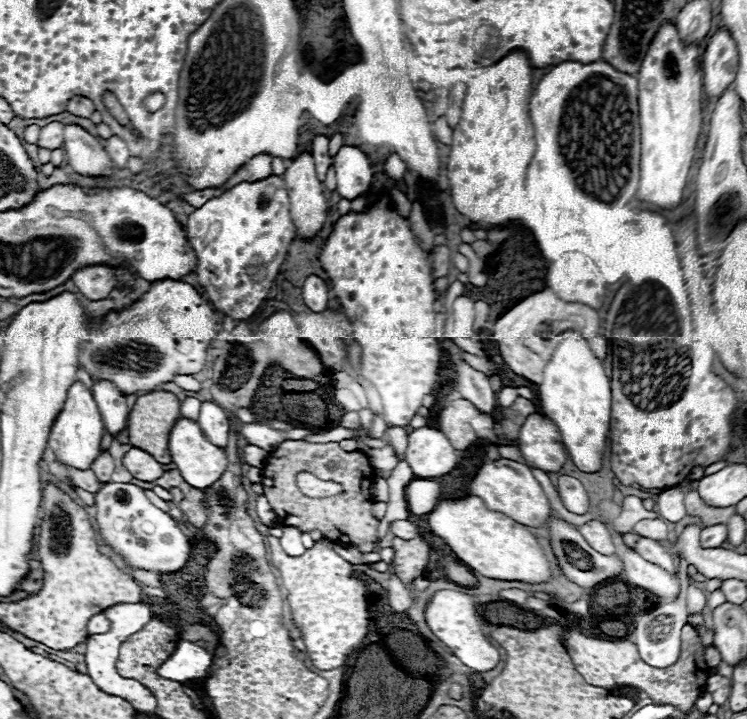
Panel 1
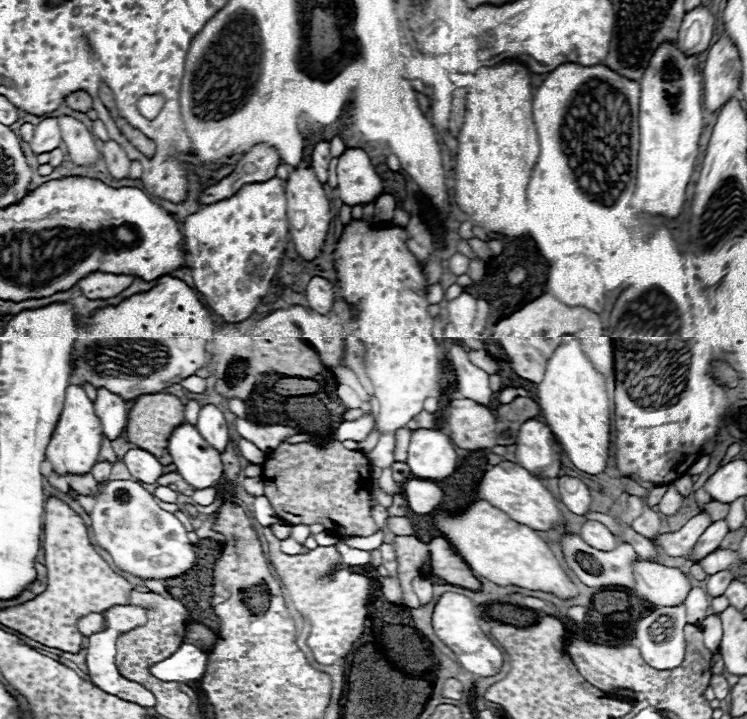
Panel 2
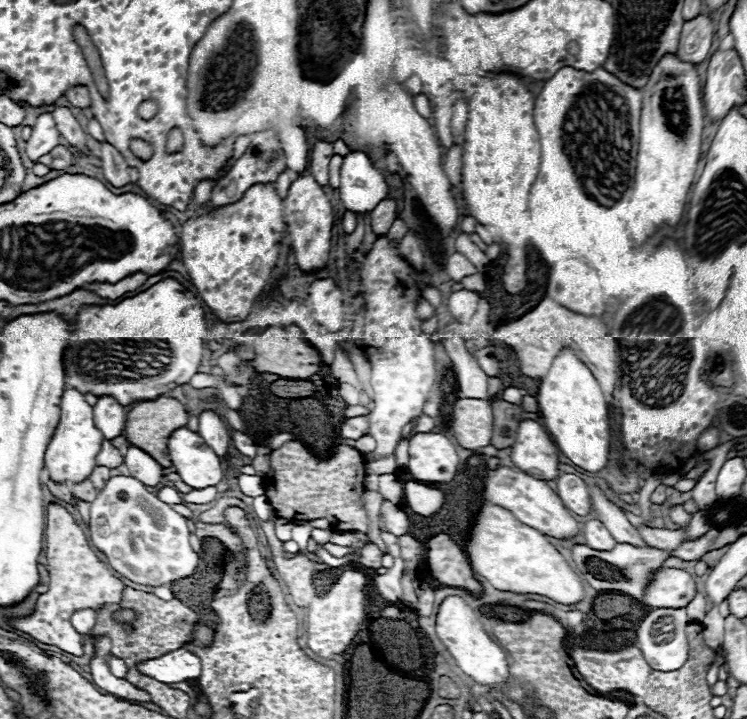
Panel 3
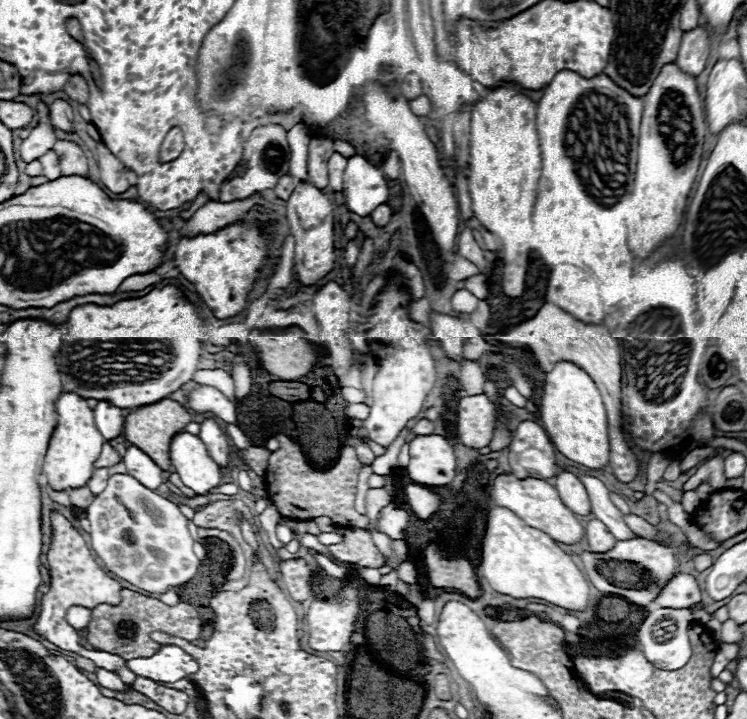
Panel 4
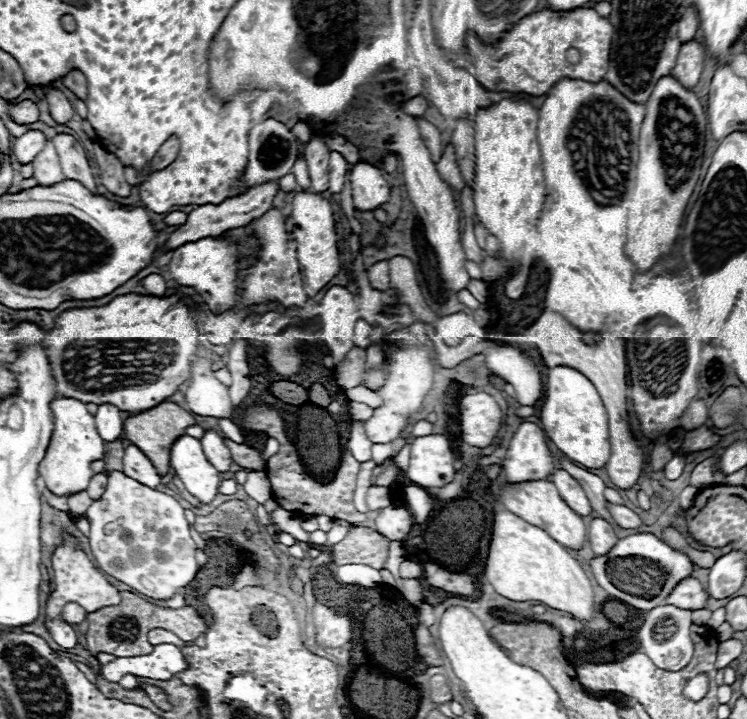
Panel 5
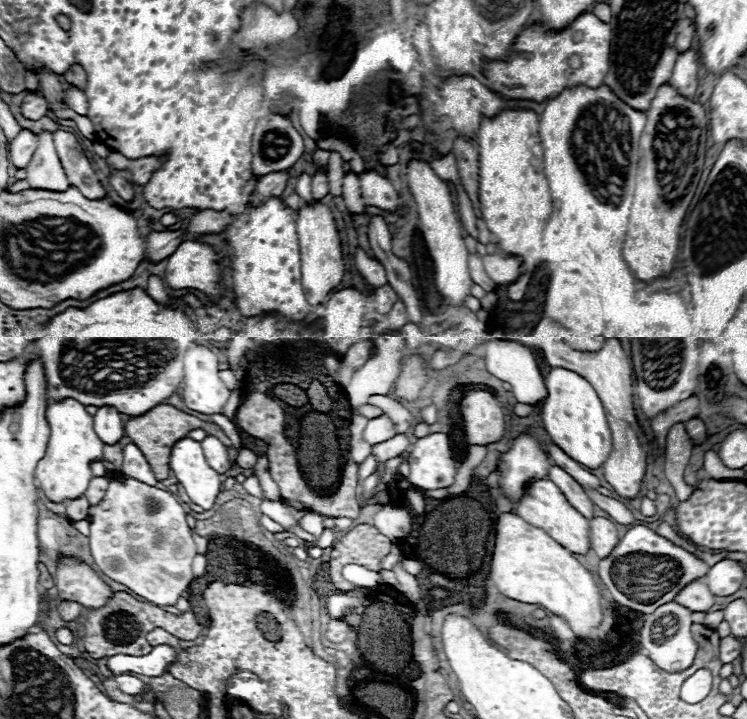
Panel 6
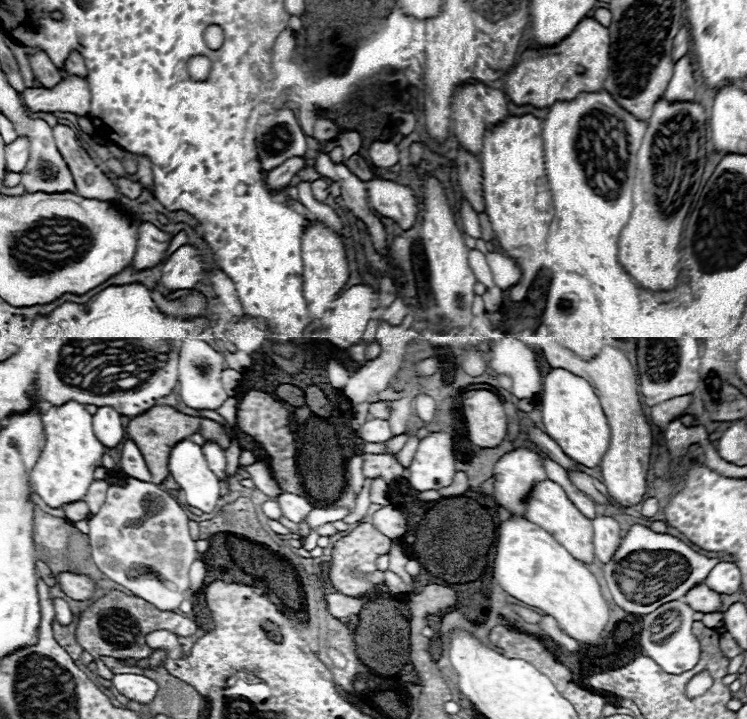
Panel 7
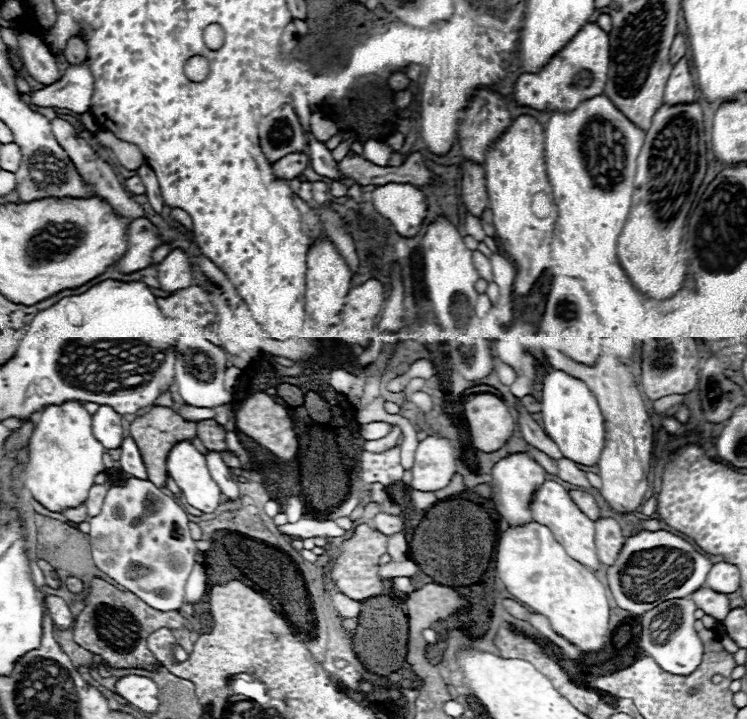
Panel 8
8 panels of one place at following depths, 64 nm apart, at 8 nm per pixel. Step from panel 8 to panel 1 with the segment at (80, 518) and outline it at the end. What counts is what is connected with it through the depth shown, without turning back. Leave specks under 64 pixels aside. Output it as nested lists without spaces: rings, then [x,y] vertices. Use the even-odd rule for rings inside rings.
[[[68,468],[68,478],[70,478],[72,486],[78,486],[78,488],[82,488],[86,492],[96,494],[100,490],[100,480],[94,476],[92,470],[74,470],[74,468]]]

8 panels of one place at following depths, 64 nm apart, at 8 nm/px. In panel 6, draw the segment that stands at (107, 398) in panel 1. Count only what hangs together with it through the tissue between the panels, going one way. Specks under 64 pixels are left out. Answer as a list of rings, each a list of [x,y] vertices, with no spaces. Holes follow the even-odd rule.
[[[102,406],[94,414],[94,432],[104,444],[116,444],[124,436],[124,424],[120,412],[112,406]]]

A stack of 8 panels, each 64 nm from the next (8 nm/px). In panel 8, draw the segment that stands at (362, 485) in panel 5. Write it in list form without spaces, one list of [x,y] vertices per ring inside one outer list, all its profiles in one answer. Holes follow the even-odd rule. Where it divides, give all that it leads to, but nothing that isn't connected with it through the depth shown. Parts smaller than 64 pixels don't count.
[[[394,446],[386,452],[360,452],[362,464],[362,480],[366,484],[380,482],[384,486],[396,484],[402,480],[404,468],[400,466],[400,446]]]

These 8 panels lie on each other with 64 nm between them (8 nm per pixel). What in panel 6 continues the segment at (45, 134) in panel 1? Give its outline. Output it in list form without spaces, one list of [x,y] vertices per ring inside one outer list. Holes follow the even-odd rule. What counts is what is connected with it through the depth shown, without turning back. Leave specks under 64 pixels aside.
[[[22,130],[18,138],[14,138],[8,144],[8,160],[14,168],[26,168],[34,150],[36,150],[36,134],[30,130]]]

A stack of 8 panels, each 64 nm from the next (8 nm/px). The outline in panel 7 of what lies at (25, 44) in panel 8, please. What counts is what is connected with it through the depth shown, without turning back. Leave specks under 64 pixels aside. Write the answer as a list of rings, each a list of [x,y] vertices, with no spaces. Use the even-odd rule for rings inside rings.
[[[44,50],[26,52],[26,56],[28,56],[28,62],[30,62],[30,66],[32,66],[34,78],[36,78],[42,86],[50,88],[50,86],[56,86],[56,84],[62,80],[62,70],[52,64],[52,60],[48,58],[48,54],[46,54]]]

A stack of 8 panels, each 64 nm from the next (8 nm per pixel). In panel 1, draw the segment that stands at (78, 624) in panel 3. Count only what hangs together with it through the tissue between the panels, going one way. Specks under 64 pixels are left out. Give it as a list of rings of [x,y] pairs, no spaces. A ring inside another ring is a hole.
[[[94,614],[94,616],[88,620],[88,624],[86,624],[88,634],[102,634],[102,632],[106,632],[108,628],[110,628],[110,622],[106,620],[104,614]]]

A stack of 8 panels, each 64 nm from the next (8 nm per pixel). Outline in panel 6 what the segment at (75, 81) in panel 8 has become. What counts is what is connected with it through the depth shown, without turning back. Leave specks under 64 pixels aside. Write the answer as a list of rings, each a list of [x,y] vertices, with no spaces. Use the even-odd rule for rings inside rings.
[[[70,86],[68,90],[64,90],[64,104],[68,106],[68,108],[72,108],[76,114],[80,114],[80,116],[86,116],[88,114],[88,98],[86,98],[86,94],[80,90],[80,88],[76,88],[76,86]],[[30,92],[24,96],[22,100],[22,114],[30,120],[38,120],[40,116],[44,116],[50,110],[50,102],[40,94],[40,92]]]

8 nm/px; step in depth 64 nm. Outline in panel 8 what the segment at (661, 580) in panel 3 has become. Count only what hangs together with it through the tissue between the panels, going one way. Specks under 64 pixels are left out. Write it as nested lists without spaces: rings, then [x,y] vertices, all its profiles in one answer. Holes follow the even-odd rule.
[[[702,588],[702,590],[696,590],[694,594],[690,594],[688,598],[694,600],[694,604],[704,610],[708,616],[716,618],[718,622],[722,622],[728,612],[730,612],[730,600],[726,594],[718,594],[710,588]]]

